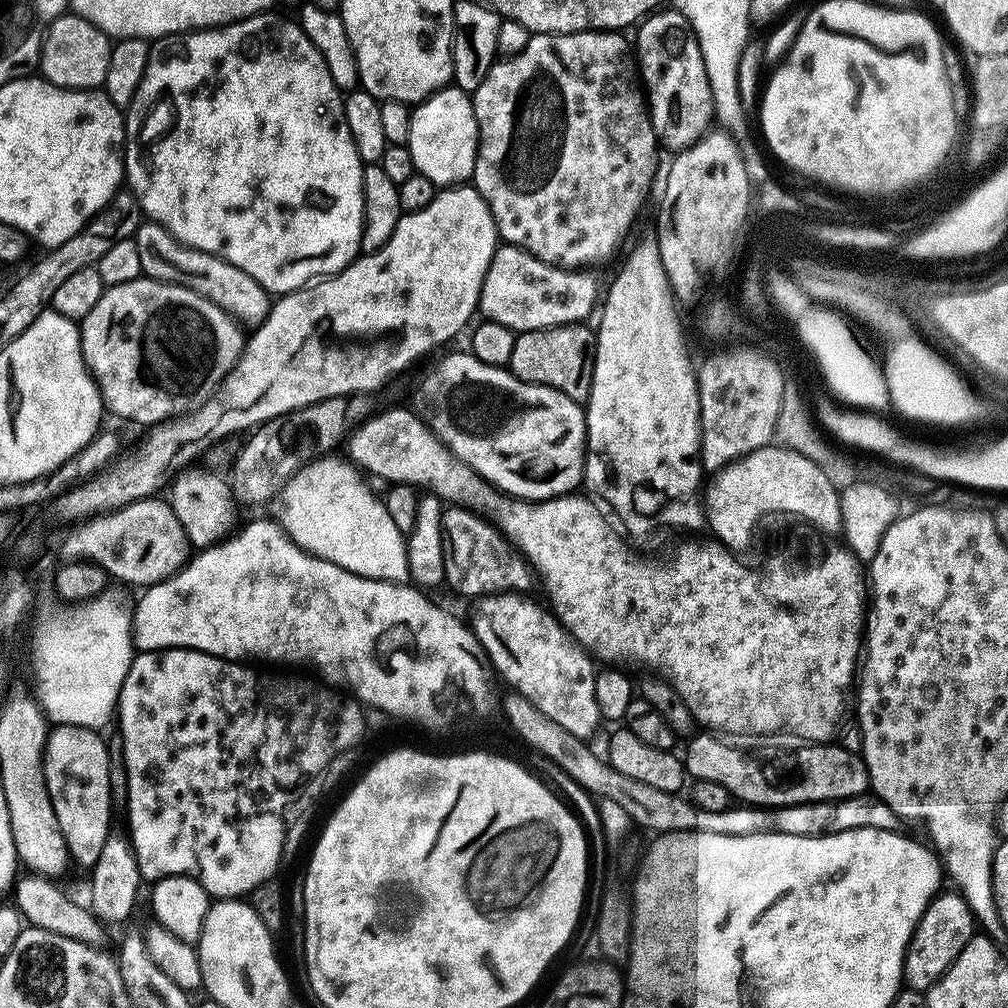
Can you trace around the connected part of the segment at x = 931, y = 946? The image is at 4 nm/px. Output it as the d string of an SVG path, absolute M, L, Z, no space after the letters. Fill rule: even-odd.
M959 894L953 896L937 895L928 905L923 918L908 944L908 953L904 955L903 983L913 992L927 993L947 972L948 967L962 954L962 950L972 941L978 924L974 919L970 906Z

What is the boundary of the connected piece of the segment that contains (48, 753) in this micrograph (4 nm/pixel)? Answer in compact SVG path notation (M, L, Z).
M61 723L59 726L53 727L47 736L47 739L43 742L43 767L44 767L44 784L48 788L50 794L50 802L54 806L54 814L58 818L58 826L60 827L60 833L66 838L68 843L68 850L73 861L76 860L80 864L87 864L92 866L96 863L97 858L102 853L103 844L107 840L108 831L110 829L110 823L108 819L112 816L112 780L108 777L108 748L104 745L104 740L99 731L91 728L79 728L73 724Z

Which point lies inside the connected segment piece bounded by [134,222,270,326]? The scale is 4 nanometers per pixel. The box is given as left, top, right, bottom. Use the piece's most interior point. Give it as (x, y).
(162, 258)

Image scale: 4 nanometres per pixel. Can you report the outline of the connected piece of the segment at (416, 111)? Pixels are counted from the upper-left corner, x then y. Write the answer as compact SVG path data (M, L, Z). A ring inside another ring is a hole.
M455 86L442 88L429 96L427 100L412 108L412 122L410 126L410 138L407 145L410 154L414 158L416 172L421 176L430 178L437 186L460 186L471 181L472 171L476 165L476 146L478 143L478 129L476 115L472 109L469 93Z

